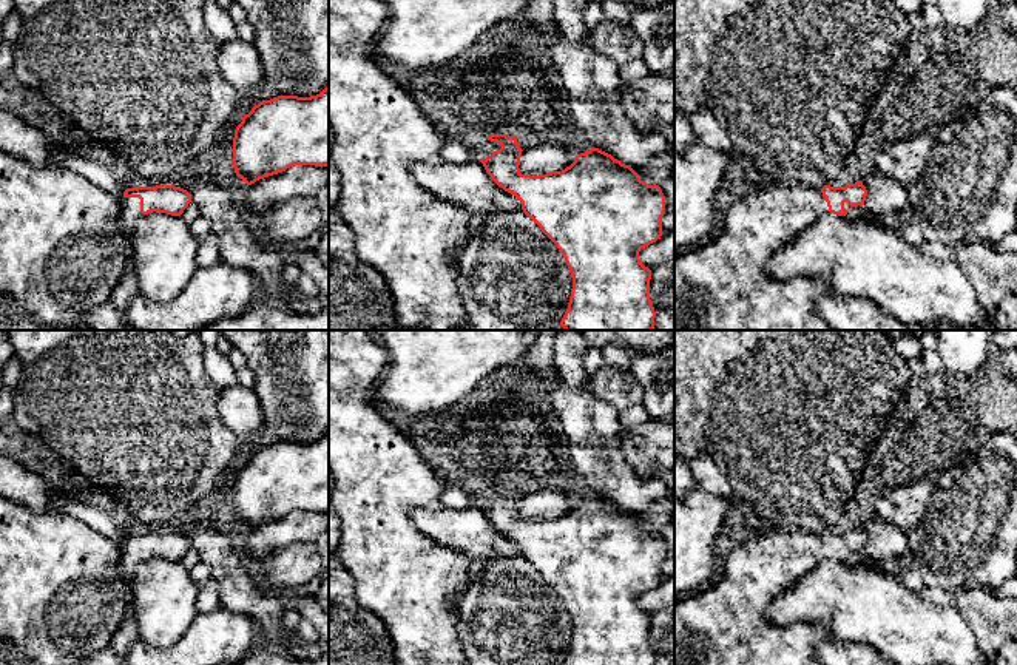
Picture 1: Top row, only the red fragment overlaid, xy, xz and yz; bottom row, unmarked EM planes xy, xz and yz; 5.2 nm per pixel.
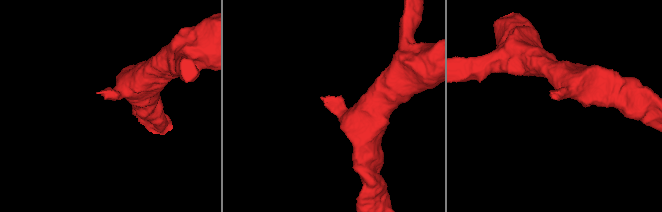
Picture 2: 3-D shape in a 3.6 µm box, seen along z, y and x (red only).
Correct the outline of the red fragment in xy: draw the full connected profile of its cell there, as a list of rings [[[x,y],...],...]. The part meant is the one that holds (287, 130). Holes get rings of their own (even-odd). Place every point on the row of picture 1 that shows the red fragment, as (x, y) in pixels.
[[[329,85],[316,96],[278,96],[242,117],[233,137],[233,168],[247,187],[293,165],[329,167]]]

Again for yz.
[[[861,181],[846,187],[824,185],[819,188],[799,184],[775,184],[765,190],[739,191],[738,199],[725,213],[721,233],[710,241],[674,256],[674,330],[830,330],[818,315],[818,301],[830,295],[826,278],[796,276],[770,279],[765,267],[775,251],[810,228],[827,213],[846,216],[852,207],[864,205],[867,190]]]

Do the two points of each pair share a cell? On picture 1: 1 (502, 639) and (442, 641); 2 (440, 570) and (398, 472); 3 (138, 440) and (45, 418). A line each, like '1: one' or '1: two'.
1: two
2: one
3: one

